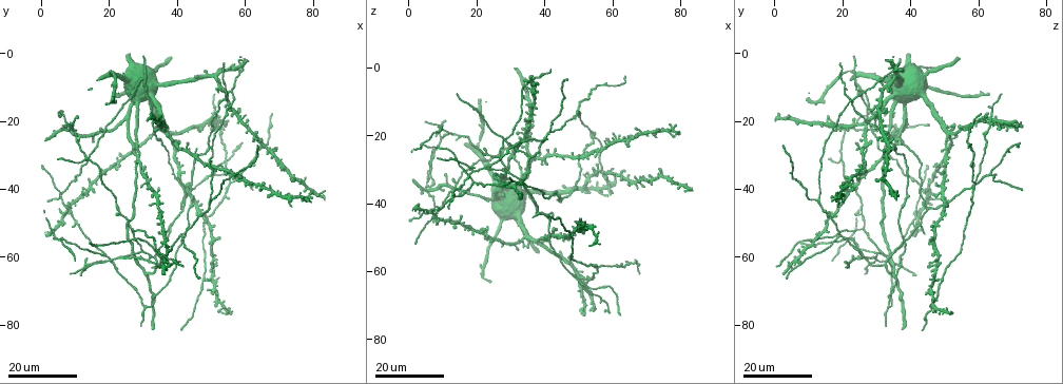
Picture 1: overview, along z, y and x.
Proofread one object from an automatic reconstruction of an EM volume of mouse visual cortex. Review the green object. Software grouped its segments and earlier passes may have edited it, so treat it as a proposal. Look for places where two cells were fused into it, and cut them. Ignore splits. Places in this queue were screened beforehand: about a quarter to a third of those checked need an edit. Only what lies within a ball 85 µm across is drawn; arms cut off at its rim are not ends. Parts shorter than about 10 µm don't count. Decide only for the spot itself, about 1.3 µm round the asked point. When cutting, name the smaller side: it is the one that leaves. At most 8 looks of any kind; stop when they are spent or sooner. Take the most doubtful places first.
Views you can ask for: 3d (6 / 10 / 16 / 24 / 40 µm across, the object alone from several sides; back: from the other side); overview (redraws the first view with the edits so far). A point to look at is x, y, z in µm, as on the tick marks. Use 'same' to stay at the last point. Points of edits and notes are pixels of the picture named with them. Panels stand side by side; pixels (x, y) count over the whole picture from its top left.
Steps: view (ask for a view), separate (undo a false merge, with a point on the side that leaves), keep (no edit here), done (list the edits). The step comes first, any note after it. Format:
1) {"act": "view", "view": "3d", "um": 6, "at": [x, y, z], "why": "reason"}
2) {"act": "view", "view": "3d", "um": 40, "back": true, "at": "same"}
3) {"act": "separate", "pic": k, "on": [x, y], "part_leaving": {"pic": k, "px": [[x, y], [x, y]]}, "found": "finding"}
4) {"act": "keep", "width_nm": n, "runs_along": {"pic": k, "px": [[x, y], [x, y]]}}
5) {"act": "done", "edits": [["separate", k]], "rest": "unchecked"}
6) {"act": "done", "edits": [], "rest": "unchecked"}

{"act": "view", "view": "3d", "um": 24, "at": [22.5, 60.5, 29.5], "why": "two arms in line, one across"}

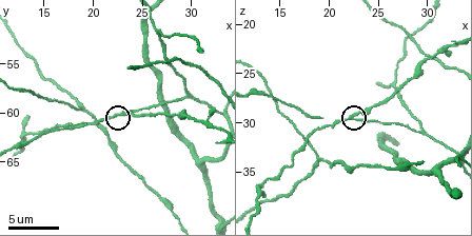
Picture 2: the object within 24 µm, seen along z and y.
{"act": "view", "view": "3d", "um": 6, "at": [22.6, 60.2, 29.4], "why": "closer look"}

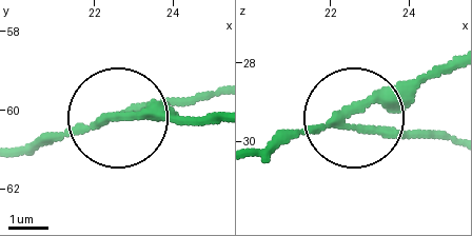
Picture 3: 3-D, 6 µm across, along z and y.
{"act": "separate", "pic": 3, "on": [142, 109], "part_leaving": {"pic": 3, "px": [[93, 121], [211, 121]]}, "found": "two cells meet here"}

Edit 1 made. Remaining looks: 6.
{"act": "view", "view": "overview", "why": "redraw"}

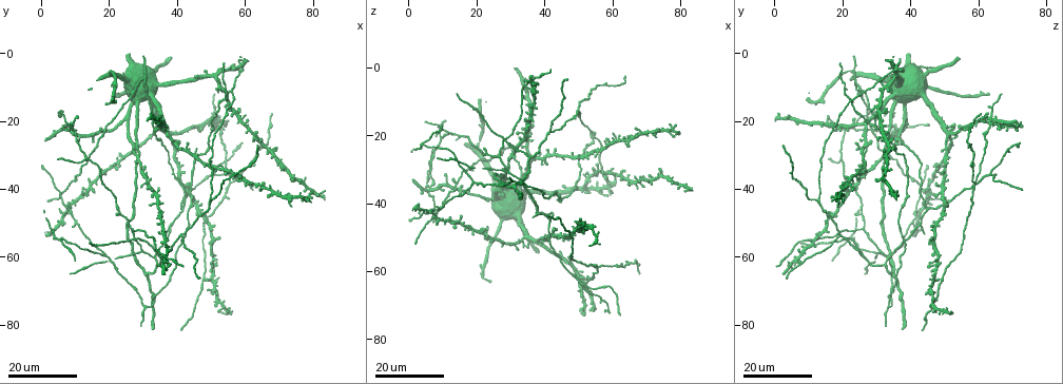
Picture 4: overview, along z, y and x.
{"act": "view", "view": "3d", "um": 24, "at": [7.5, 46.5, 42.5], "why": "side arm on a straight run"}

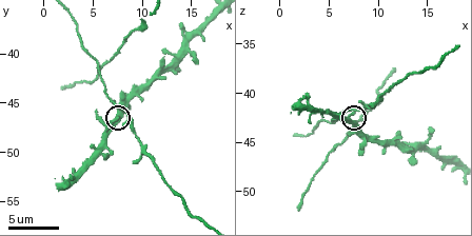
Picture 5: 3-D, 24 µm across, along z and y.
{"act": "view", "view": "3d", "um": 6, "at": [8.2, 45.8, 41.8], "why": "zoom in"}

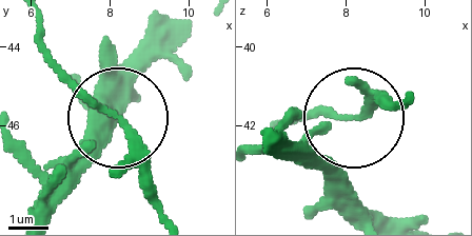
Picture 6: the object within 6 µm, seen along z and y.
{"act": "keep", "width_nm": 130, "found": "all the same cell"}

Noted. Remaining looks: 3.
{"act": "view", "view": "3d", "um": 24, "at": [55.0, 38.5, 58.0], "why": "branch point"}

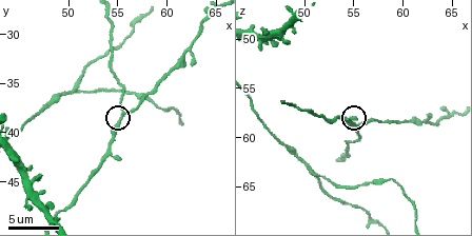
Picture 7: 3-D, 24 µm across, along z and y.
{"act": "view", "view": "3d", "um": 10, "at": [55.6, 38.4, 58.8], "why": "closer look"}

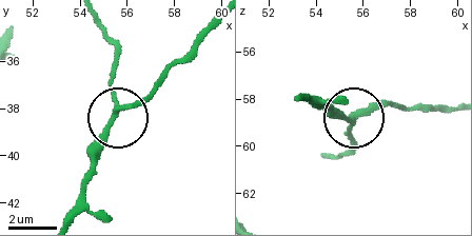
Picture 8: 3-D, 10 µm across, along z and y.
{"act": "keep", "runs_along": {"pic": 8, "px": [[93, 18], [114, 54], [115, 109], [125, 111], [160, 80]]}, "found": "one cell here"}

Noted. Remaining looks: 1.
{"act": "view", "view": "3d", "um": 6, "at": [29.2, 58.2, 31.0], "why": "arms part here"}

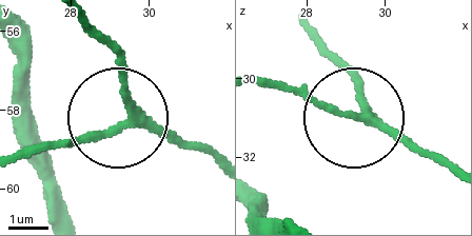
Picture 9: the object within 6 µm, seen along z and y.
{"act": "keep", "arms": 3, "found": "one cell here"}

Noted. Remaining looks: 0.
{"act": "done", "edits": [["separate", 3]], "rest": "unchecked"}

